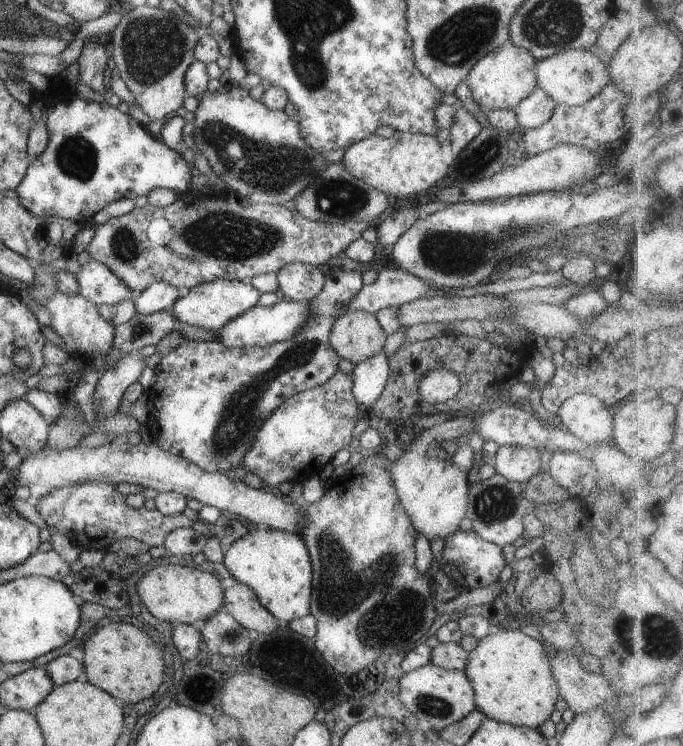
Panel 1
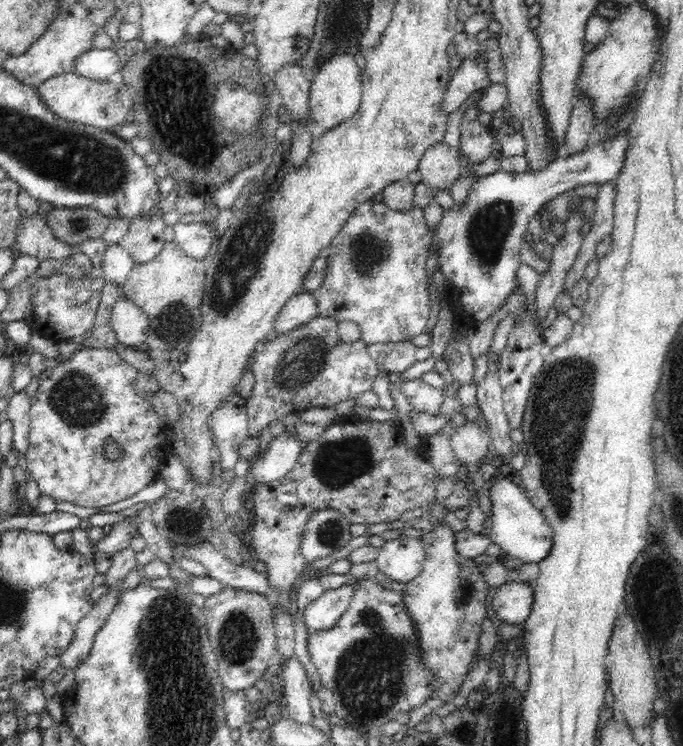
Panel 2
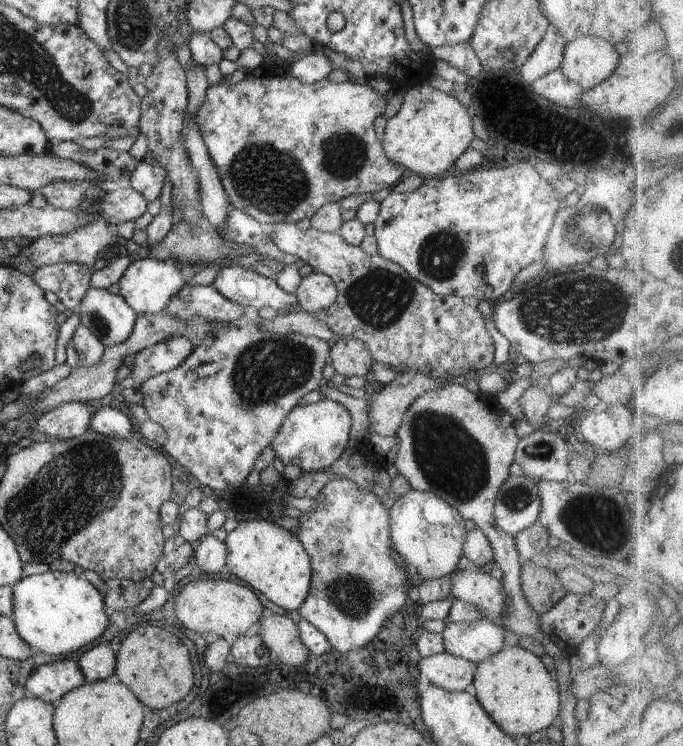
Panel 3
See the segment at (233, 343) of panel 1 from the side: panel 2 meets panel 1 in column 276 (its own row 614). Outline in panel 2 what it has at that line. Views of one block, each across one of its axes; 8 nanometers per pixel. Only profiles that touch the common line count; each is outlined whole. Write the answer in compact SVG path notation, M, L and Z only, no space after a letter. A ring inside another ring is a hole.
M344 584L325 590L304 608L303 618L309 633L332 630L338 619L348 610L355 588Z

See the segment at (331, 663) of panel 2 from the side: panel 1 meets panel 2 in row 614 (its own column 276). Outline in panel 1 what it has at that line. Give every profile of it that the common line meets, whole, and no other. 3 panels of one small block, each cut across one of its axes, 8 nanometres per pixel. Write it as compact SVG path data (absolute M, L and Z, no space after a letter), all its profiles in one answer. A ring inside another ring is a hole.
M335 267L326 270L322 290L309 300L309 316L305 327L293 337L265 347L228 348L220 341L192 341L185 339L175 350L161 356L155 366L156 384L152 386L154 414L149 414L146 426L158 426L152 441L173 455L197 464L209 473L225 473L243 464L243 456L250 450L263 422L286 400L299 392L317 387L338 372L340 357L330 344L335 320L347 310L347 305L364 286L362 274Z

